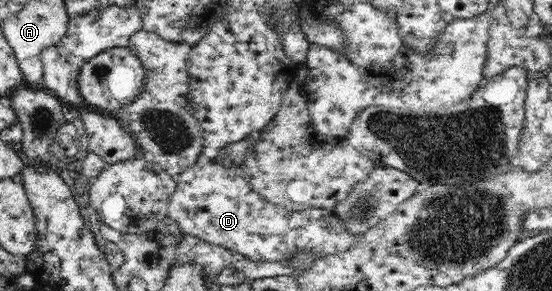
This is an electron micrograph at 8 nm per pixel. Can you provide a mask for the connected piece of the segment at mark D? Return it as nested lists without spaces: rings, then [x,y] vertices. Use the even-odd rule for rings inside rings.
[[[202,151],[193,165],[178,174],[177,182],[177,187],[169,201],[168,216],[178,223],[184,233],[238,251],[251,260],[282,262],[295,249],[301,249],[301,247],[318,251],[320,255],[326,256],[337,251],[345,251],[347,247],[351,247],[355,239],[355,236],[343,230],[343,226],[339,224],[338,215],[332,210],[307,208],[299,210],[299,213],[293,211],[293,215],[285,213],[285,209],[283,213],[265,211],[265,199],[251,189],[242,166],[223,163],[216,156],[207,157]]]

